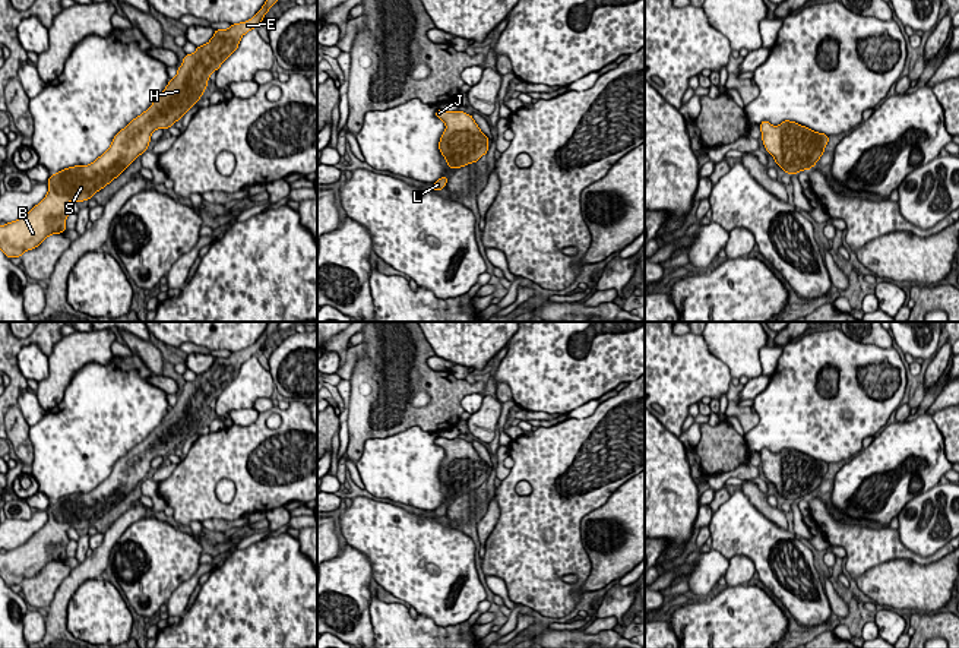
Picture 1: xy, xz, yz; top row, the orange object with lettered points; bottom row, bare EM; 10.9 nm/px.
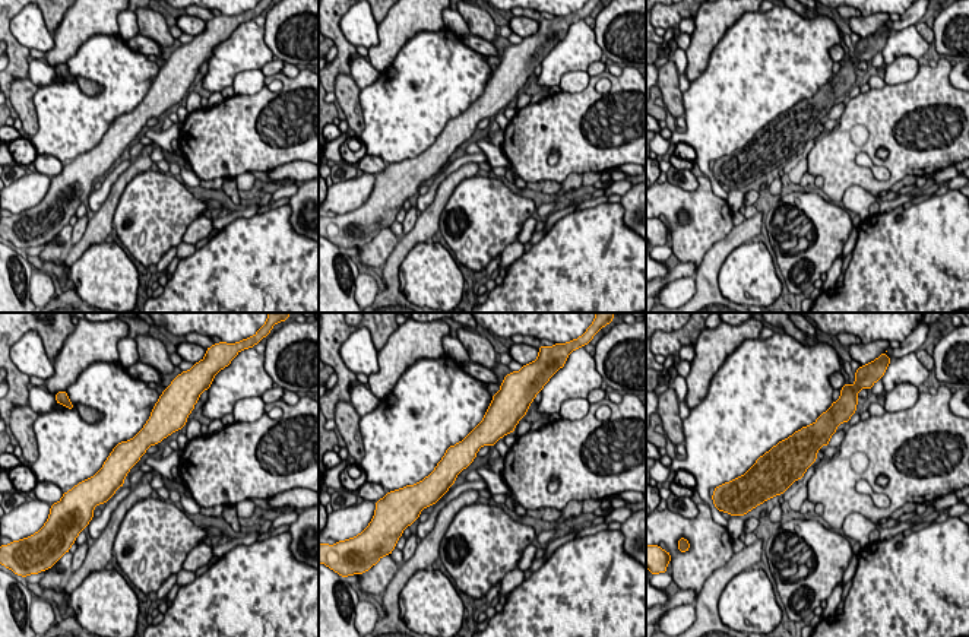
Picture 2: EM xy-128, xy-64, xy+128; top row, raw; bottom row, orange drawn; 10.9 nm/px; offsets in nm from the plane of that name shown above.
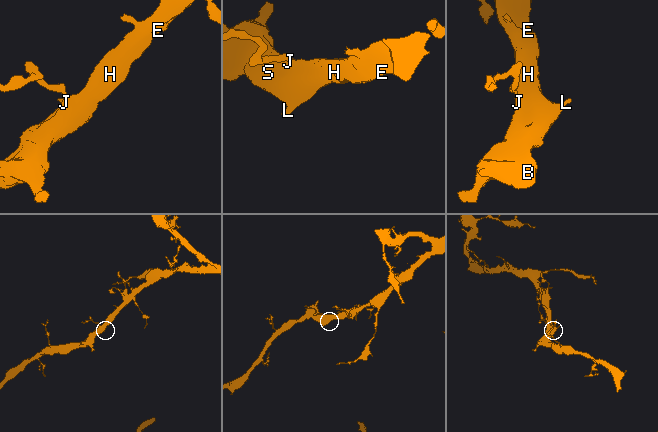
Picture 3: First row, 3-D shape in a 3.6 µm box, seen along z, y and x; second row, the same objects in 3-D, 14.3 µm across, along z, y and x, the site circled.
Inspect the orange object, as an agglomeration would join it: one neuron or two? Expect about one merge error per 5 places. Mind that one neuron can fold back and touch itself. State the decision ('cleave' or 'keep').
keep

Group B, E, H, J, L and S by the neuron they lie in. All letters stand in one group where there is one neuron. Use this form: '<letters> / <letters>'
B E H J L S

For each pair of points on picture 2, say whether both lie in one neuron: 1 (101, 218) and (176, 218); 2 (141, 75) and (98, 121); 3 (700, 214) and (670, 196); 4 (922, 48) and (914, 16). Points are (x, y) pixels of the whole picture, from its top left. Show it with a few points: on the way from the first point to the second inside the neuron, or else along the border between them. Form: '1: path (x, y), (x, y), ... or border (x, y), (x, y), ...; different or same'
1: border (126, 186), (114, 214), (113, 227); different
2: path (129, 86), (105, 110); same
3: path (693, 206), (687, 200), (677, 199); same
4: border (914, 24), (892, 34); different

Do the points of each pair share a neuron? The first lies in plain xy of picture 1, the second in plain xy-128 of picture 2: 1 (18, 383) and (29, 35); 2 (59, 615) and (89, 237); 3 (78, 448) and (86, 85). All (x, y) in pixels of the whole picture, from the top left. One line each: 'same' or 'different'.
1: different
2: same
3: different

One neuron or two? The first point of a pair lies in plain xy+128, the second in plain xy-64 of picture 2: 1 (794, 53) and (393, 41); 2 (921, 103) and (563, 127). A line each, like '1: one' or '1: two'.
1: two
2: one

